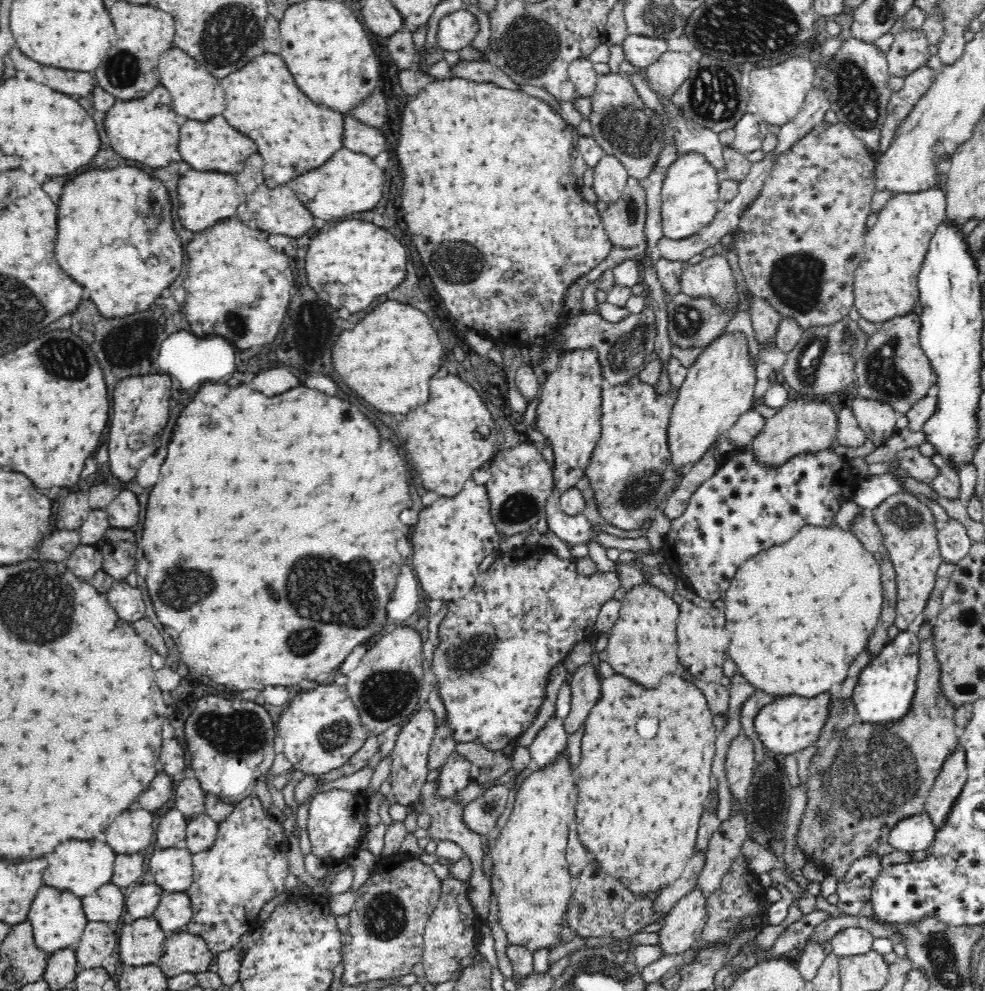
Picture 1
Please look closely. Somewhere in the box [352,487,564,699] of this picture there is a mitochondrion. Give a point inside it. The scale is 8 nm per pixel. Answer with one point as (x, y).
(473, 655)

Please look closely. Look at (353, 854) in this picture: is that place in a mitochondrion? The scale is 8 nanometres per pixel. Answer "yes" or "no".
no

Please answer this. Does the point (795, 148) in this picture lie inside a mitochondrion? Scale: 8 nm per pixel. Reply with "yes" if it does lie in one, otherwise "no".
no

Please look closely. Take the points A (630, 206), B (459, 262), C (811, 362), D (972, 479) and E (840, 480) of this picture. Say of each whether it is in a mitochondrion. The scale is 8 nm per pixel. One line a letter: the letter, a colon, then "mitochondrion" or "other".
A: mitochondrion
B: mitochondrion
C: mitochondrion
D: other
E: other

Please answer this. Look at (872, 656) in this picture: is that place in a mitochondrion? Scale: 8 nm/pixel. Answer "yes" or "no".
no

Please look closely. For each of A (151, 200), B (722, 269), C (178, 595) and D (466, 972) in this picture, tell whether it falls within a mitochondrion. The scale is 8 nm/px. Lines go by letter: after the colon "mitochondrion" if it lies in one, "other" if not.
A: mitochondrion
B: other
C: mitochondrion
D: other

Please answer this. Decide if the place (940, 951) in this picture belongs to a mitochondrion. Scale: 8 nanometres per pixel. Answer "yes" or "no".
yes

